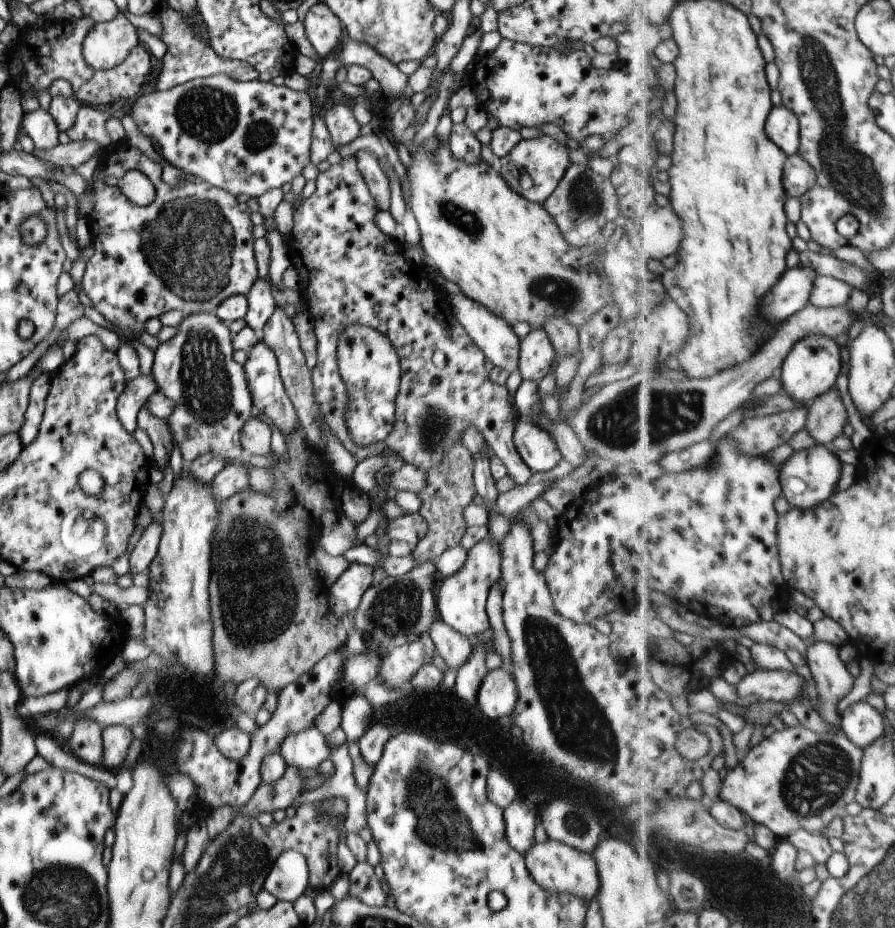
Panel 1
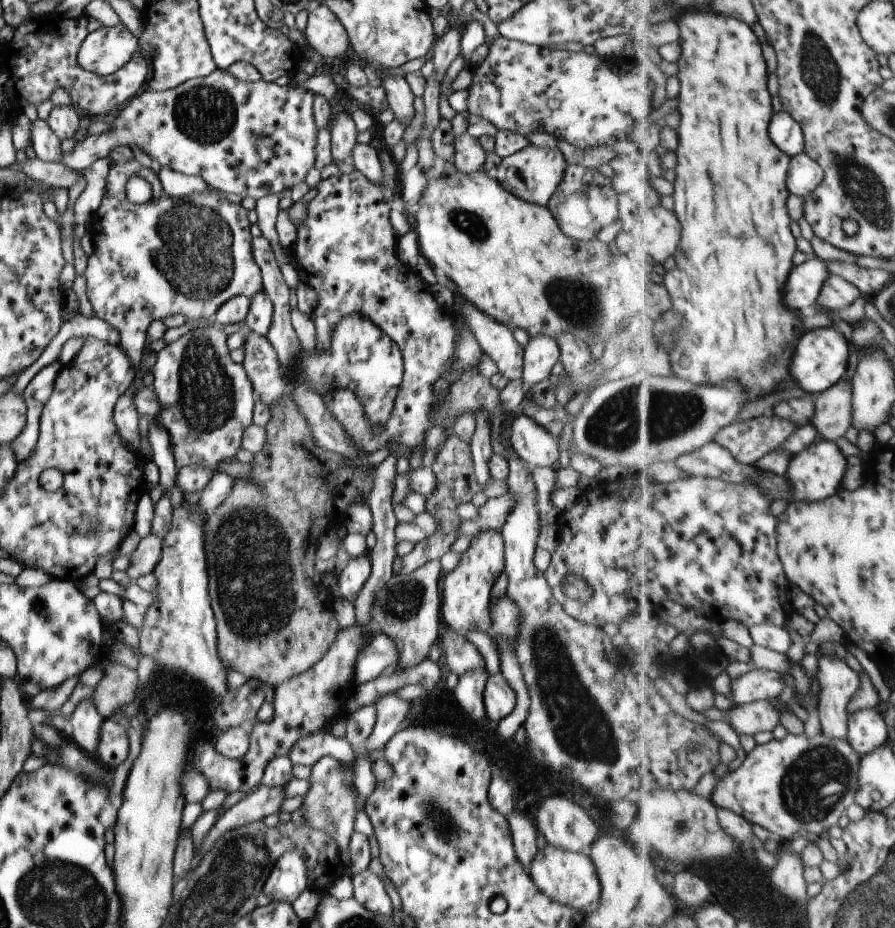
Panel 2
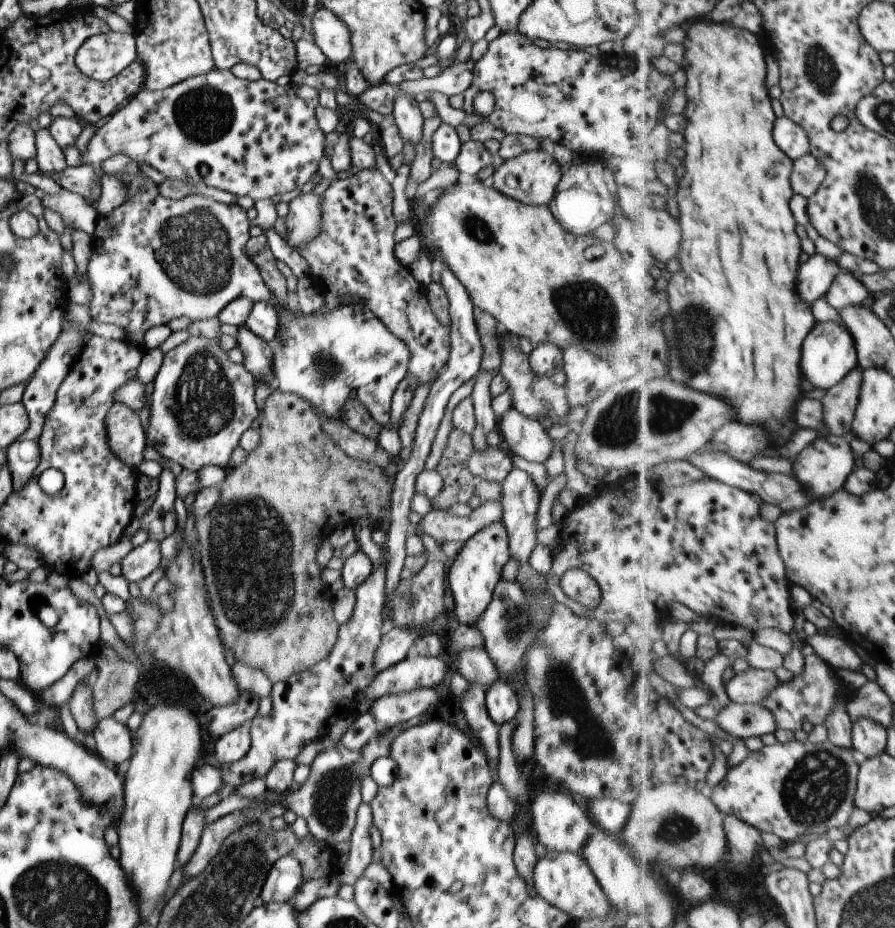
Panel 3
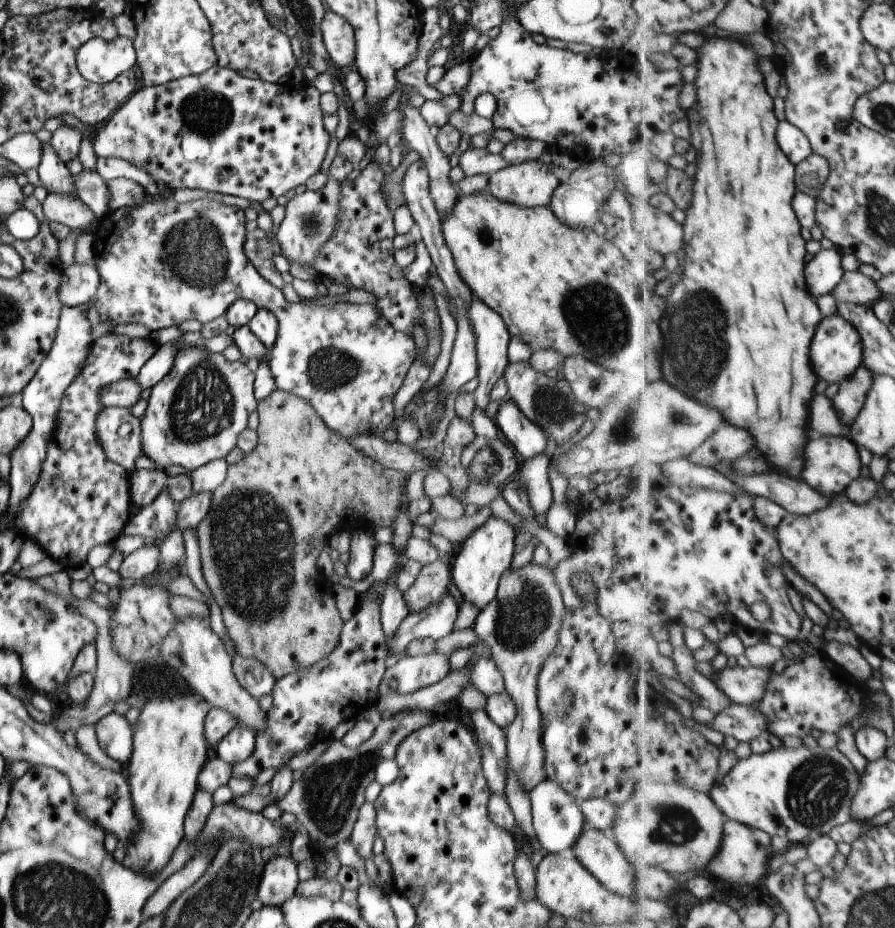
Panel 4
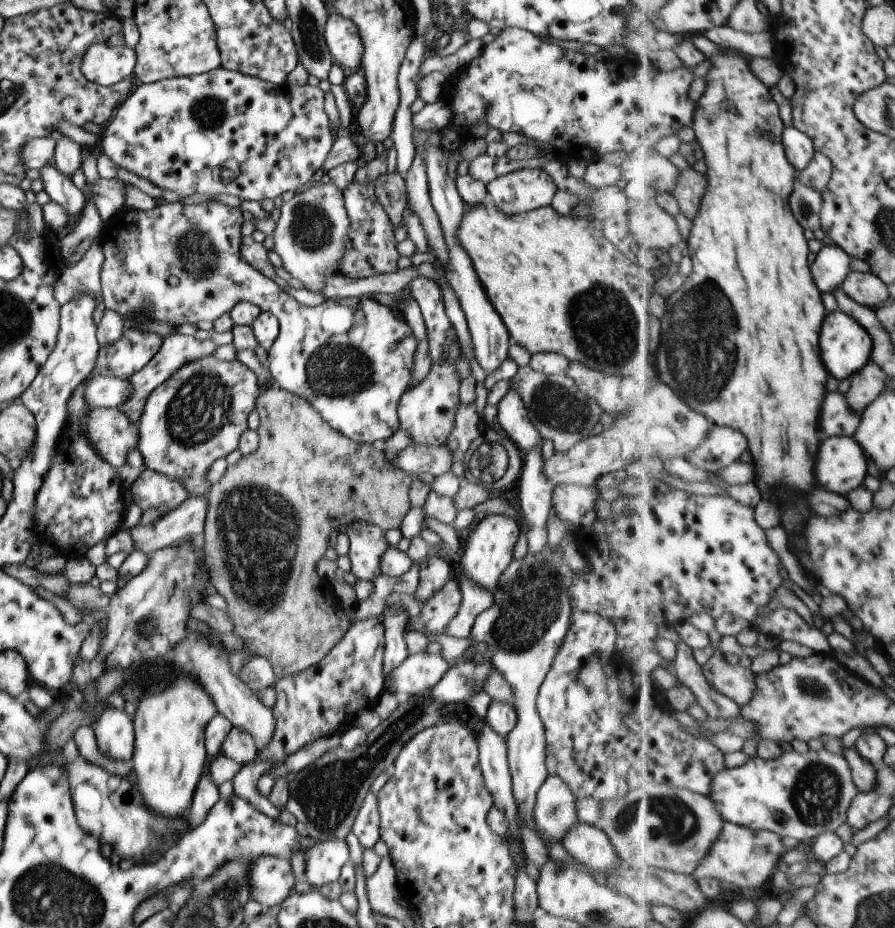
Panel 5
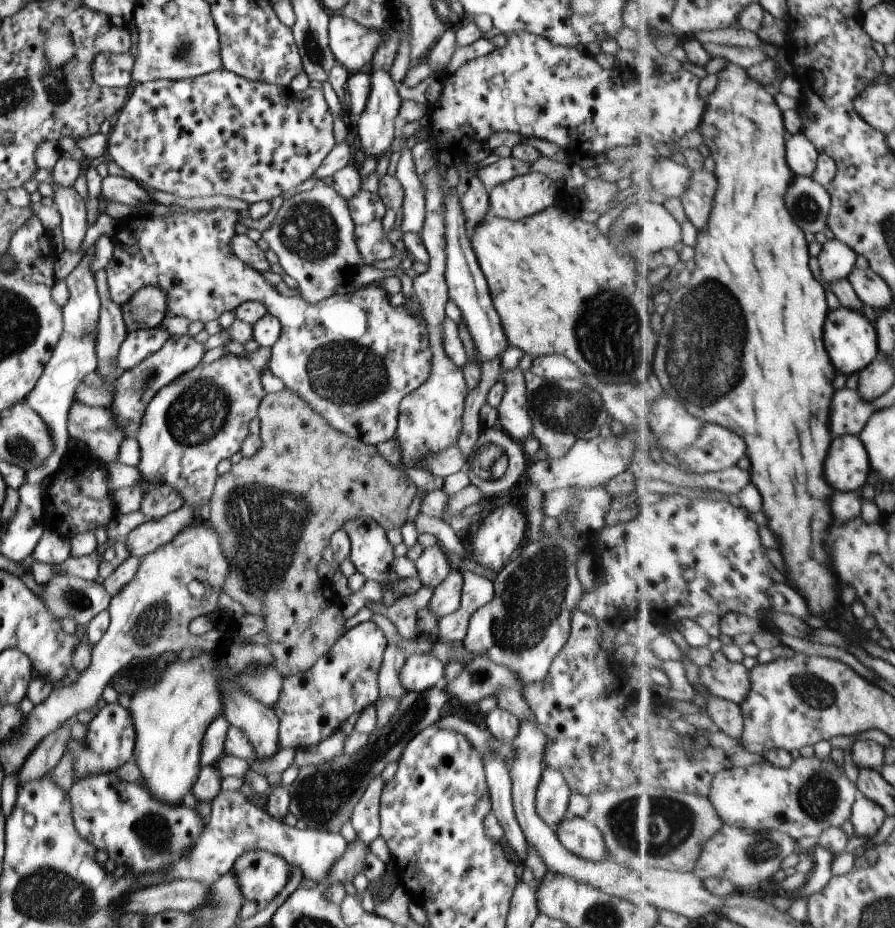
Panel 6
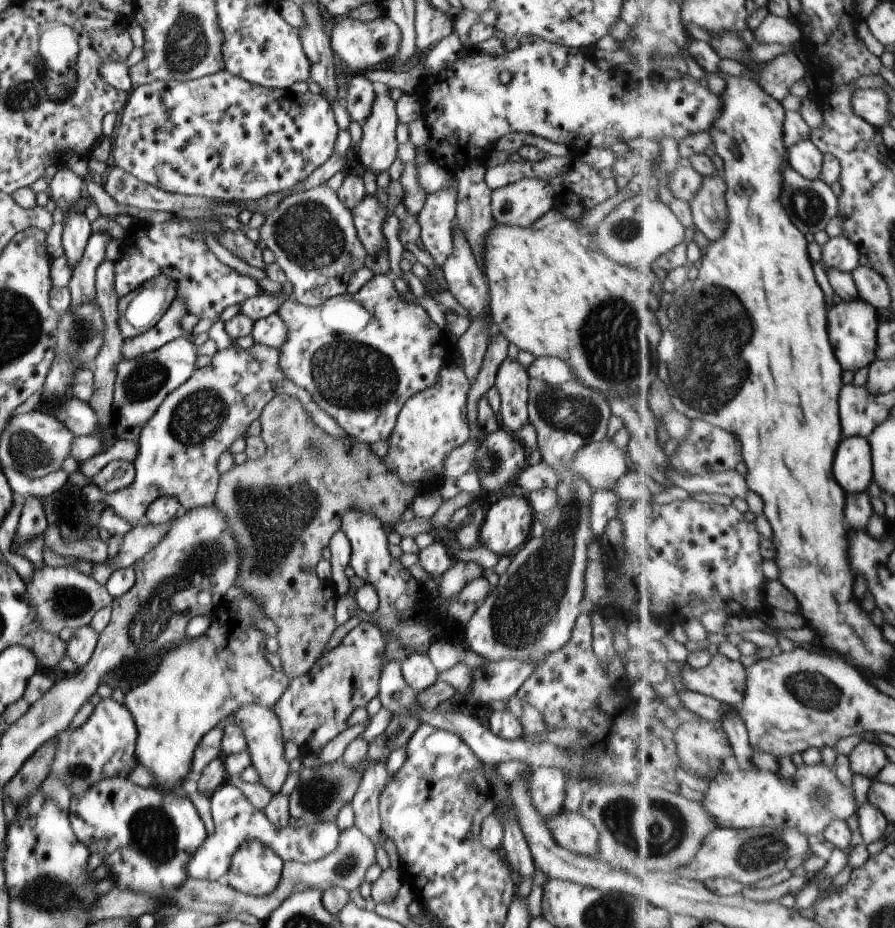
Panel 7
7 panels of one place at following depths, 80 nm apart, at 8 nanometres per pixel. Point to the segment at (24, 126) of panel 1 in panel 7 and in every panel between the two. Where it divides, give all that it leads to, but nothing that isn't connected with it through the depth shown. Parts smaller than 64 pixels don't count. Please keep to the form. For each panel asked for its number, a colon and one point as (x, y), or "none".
2: (46, 146)
3: (49, 158)
4: (53, 175)
5: (60, 189)
6: (69, 204)
7: (75, 231)

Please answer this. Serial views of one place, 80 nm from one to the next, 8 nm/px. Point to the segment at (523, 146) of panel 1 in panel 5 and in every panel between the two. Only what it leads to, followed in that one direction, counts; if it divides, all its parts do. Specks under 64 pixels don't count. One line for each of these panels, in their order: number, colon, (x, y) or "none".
2: (532, 174)
3: (530, 178)
4: (528, 184)
5: (520, 191)

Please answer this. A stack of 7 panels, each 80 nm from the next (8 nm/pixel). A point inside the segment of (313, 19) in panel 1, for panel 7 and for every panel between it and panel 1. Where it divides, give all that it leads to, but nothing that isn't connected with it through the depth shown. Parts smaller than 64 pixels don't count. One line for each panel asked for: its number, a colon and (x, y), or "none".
2: (323, 32)
3: (329, 33)
4: (337, 34)
5: (340, 35)
6: (352, 45)
7: (359, 44)

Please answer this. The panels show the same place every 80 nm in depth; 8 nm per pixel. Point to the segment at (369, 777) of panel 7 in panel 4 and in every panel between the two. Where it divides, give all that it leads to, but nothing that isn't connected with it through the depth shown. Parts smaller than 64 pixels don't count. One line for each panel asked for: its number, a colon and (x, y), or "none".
4: (363, 831)
5: (365, 827)
6: (364, 818)

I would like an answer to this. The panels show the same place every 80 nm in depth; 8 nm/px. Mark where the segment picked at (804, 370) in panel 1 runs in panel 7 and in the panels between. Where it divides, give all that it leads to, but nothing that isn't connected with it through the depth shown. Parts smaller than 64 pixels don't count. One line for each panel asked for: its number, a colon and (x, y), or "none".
2: (823, 355)
3: (830, 354)
4: (838, 351)
5: (847, 345)
6: (852, 338)
7: (854, 326)

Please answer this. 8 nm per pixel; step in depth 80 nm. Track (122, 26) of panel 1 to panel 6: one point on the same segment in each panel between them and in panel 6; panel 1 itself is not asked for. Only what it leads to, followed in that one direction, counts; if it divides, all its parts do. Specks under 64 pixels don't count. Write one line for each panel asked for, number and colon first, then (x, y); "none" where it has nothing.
2: (105, 50)
3: (100, 57)
4: (100, 60)
5: (101, 64)
6: (111, 69)

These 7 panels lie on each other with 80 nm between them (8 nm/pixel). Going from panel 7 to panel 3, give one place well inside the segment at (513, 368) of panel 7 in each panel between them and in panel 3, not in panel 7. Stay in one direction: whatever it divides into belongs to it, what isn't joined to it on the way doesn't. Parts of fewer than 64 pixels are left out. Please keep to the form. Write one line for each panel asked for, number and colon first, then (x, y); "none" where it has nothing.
3: (526, 438)
4: (526, 439)
5: (511, 417)
6: (513, 419)

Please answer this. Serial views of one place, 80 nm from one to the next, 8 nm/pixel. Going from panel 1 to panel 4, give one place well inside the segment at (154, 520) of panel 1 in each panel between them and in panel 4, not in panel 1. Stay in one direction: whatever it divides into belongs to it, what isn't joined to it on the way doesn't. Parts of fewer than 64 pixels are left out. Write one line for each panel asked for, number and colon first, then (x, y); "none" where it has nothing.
2: (142, 560)
3: (140, 561)
4: (143, 561)

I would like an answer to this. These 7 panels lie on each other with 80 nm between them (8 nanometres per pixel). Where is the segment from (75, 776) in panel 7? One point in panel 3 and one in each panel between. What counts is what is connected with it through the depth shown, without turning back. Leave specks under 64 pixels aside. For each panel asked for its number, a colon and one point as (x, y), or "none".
3: (112, 742)
4: (114, 736)
5: (114, 735)
6: (108, 743)

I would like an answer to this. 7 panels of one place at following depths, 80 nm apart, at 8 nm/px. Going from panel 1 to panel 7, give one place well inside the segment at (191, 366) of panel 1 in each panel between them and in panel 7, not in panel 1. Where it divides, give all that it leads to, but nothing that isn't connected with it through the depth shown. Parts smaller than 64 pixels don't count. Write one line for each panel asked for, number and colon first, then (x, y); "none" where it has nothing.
2: (206, 400)
3: (201, 403)
4: (194, 415)
5: (197, 415)
6: (200, 418)
7: (178, 447)

